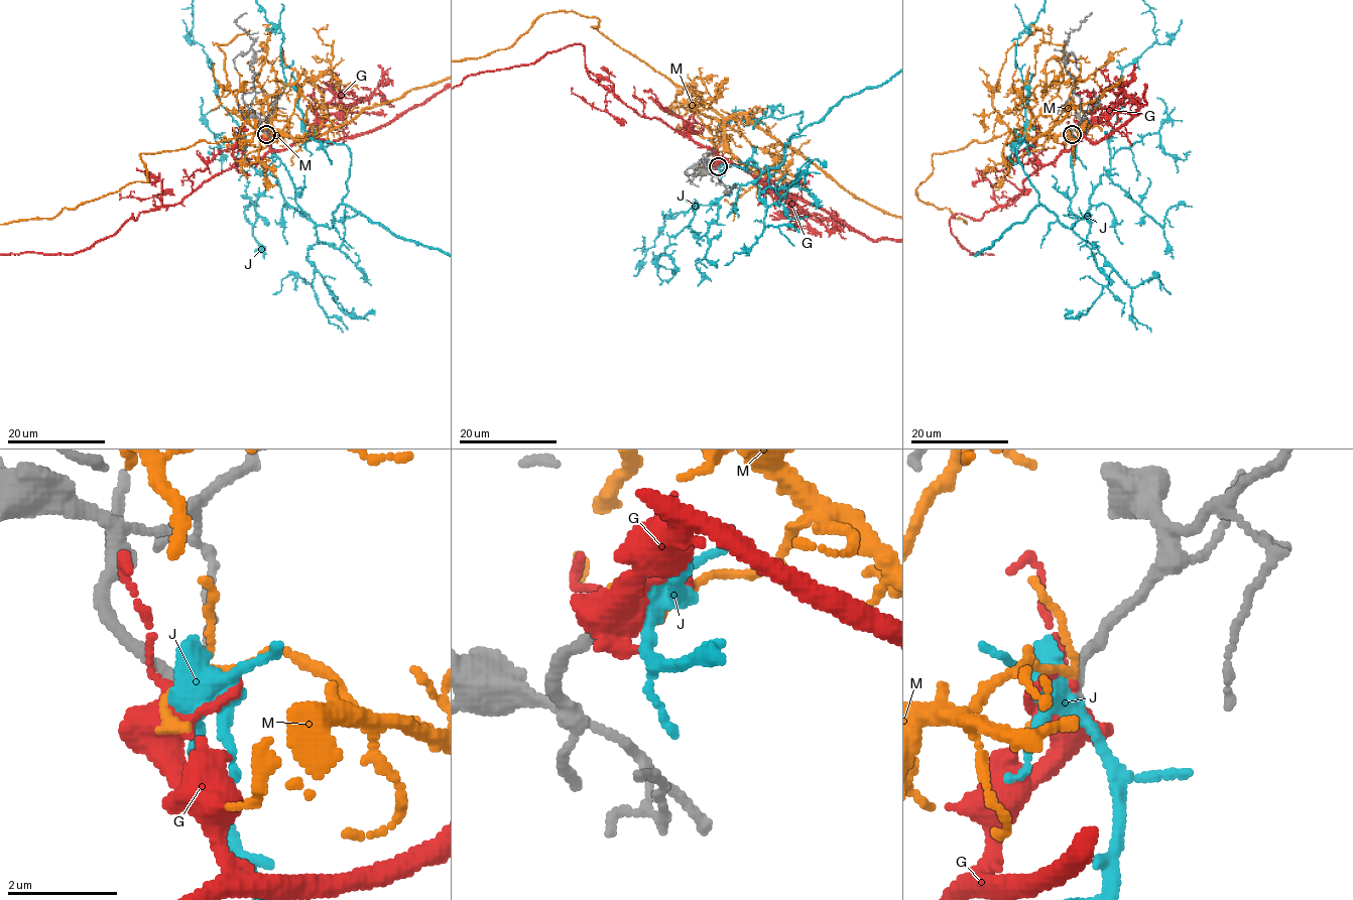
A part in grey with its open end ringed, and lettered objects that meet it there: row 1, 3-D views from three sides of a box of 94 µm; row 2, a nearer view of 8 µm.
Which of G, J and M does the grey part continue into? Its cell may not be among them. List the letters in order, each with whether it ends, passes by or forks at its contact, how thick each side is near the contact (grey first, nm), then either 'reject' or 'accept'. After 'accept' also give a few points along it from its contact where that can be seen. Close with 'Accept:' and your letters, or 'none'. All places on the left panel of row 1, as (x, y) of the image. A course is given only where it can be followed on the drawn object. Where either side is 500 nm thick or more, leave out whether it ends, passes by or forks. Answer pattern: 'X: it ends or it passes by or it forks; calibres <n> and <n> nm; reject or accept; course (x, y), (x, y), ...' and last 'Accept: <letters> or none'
G: it forks; calibres 240 and 320 nm; reject
J: it forks; calibres 220 and 440 nm; accept
M: it forks; calibres 220 and 100 nm; reject
Accept: J

